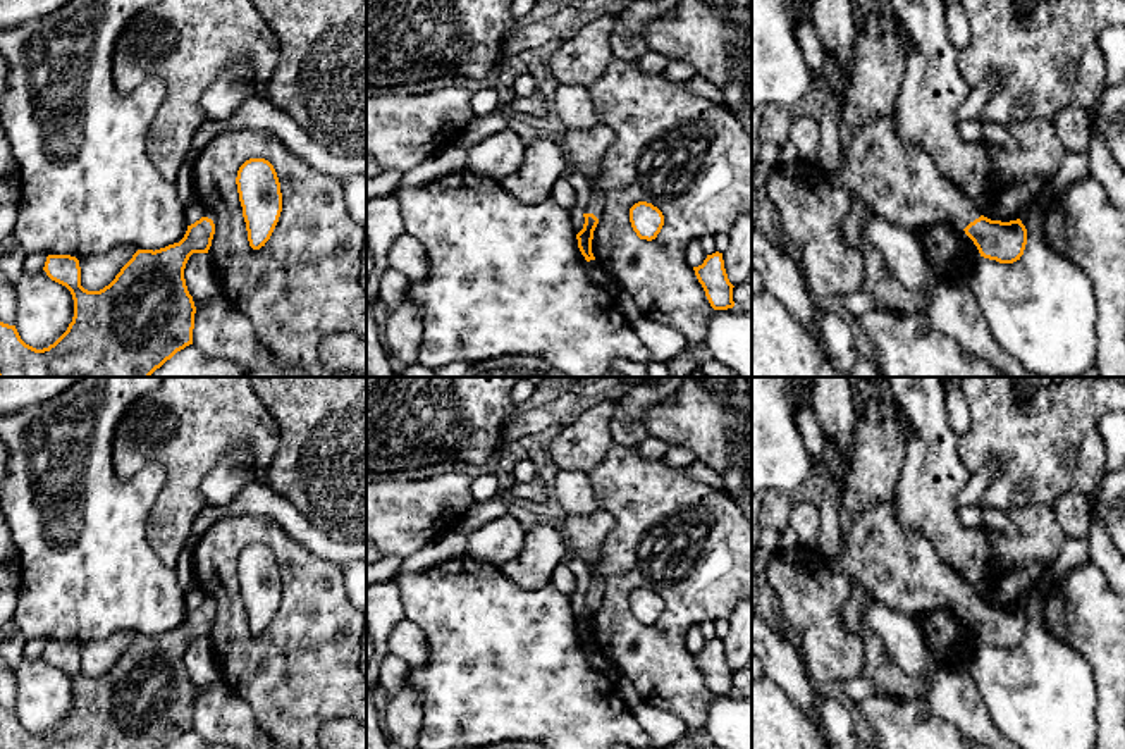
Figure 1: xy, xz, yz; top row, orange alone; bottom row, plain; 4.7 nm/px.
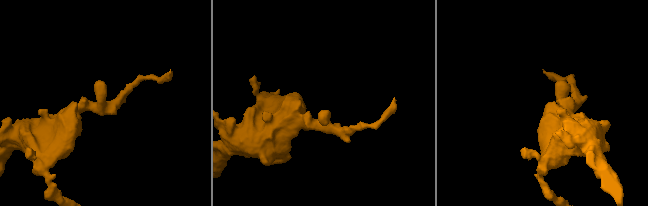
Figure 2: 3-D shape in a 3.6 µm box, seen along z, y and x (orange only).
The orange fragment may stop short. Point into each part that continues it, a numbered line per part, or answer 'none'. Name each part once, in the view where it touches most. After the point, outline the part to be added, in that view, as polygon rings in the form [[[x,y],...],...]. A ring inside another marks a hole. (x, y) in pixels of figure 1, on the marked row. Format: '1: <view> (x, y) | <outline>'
1: yz (898, 179) | [[[894,114],[853,131],[836,170],[824,183],[867,203],[896,227],[919,231],[934,222],[965,229],[981,217],[979,208],[939,170],[917,143],[901,141]]]

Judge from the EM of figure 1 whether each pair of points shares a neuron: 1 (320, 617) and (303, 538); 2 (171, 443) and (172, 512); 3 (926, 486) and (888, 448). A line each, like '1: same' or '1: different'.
1: different
2: same
3: different

